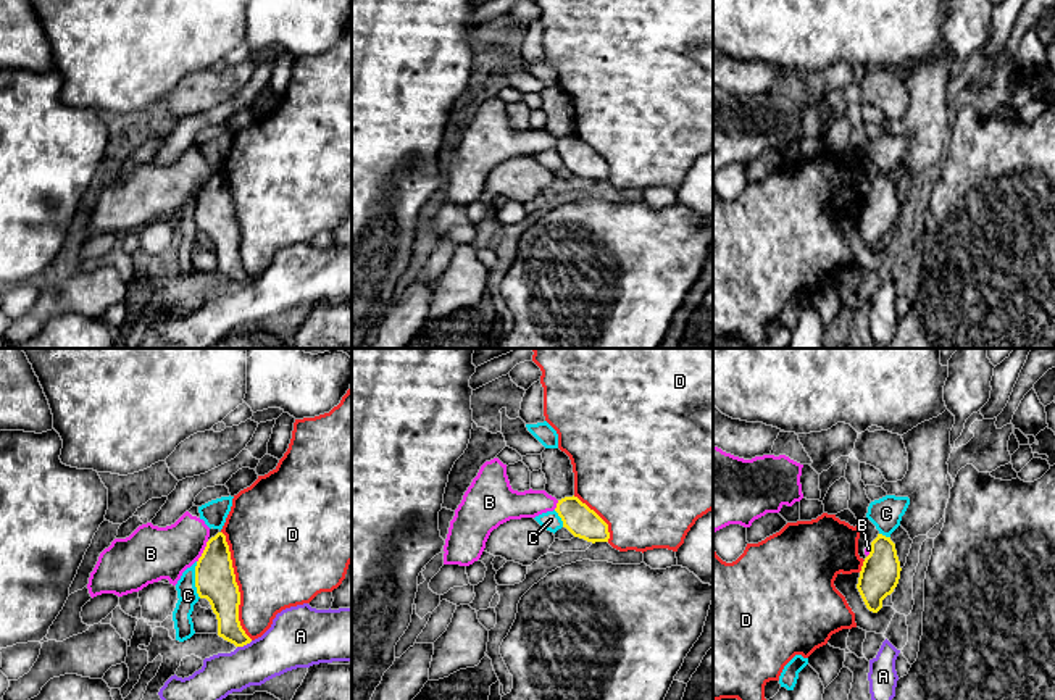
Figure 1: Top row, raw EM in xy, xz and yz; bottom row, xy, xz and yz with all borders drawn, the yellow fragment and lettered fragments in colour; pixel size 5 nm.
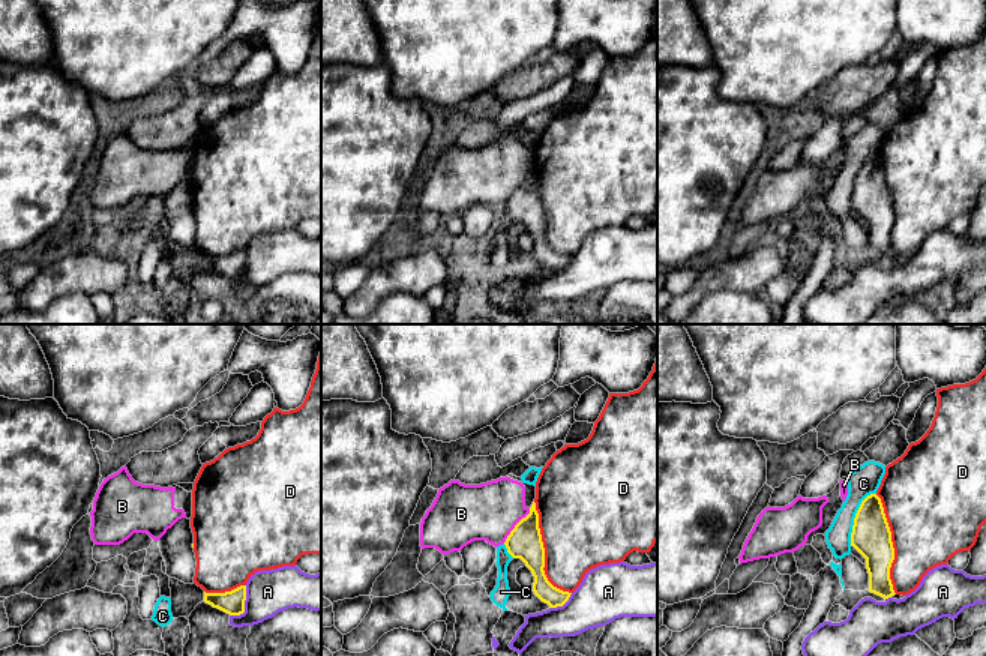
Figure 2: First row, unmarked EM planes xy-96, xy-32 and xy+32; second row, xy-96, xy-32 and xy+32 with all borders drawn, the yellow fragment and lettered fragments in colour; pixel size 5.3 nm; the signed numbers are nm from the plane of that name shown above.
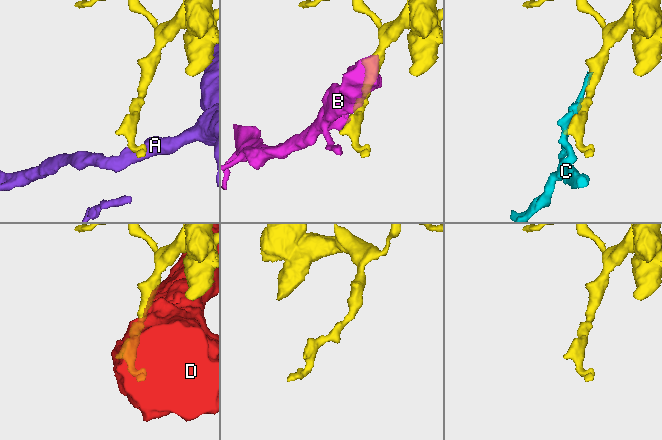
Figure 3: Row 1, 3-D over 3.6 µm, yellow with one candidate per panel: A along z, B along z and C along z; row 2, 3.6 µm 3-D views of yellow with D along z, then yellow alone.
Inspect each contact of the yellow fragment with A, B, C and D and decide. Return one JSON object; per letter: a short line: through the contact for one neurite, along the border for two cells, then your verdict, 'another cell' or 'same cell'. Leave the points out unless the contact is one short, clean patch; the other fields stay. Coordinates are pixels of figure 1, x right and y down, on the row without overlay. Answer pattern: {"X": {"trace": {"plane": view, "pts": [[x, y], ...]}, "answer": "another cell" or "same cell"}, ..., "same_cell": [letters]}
{"A": {"answer": "another cell"}, "B": {"trace": {"plane": "xy", "pts": [[208, 179], [197, 200]]}, "answer": "another cell"}, "C": {"trace": {"plane": "xy", "pts": [[195, 200], [195, 231], [200, 236]]}, "answer": "another cell"}, "D": {"answer": "another cell"}, "same_cell": []}

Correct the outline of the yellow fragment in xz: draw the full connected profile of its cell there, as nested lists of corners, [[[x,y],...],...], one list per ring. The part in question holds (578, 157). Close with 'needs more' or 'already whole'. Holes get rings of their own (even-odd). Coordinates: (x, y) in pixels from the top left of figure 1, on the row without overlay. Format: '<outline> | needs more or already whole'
[[[565,135],[558,139],[555,150],[574,176],[587,181],[608,181],[608,163],[578,135]]] | already whole

